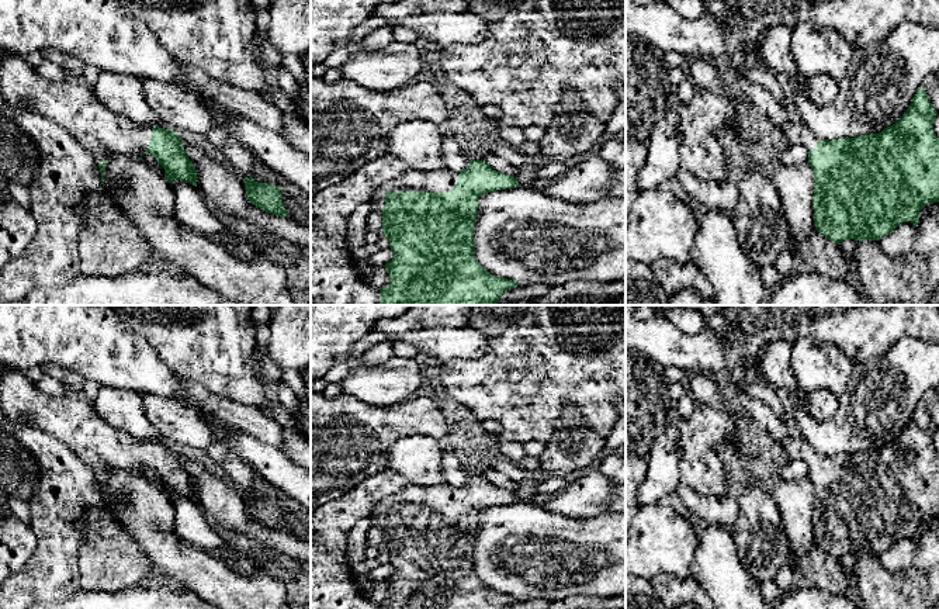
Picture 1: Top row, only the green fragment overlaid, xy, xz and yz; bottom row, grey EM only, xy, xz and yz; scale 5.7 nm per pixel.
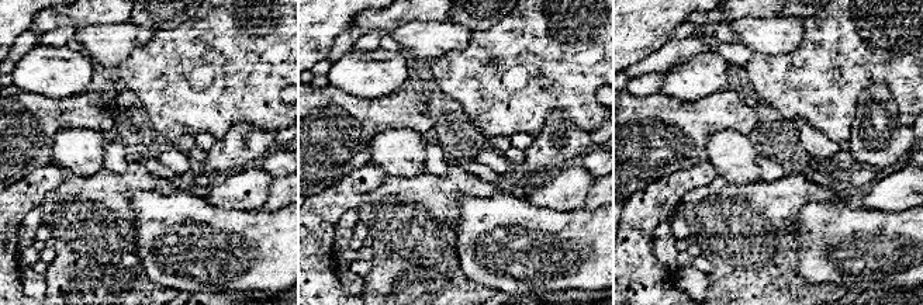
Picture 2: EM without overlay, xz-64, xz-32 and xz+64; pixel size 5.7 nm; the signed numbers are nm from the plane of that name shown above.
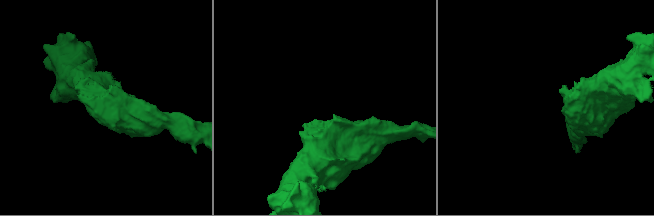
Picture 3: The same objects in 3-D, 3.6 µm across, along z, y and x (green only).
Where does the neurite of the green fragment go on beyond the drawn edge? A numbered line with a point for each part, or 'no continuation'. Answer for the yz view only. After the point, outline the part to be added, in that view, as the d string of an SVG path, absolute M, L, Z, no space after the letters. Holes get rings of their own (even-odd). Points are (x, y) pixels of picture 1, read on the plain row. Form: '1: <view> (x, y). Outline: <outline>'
1: yz (794, 445). Outline: M791 432L780 443L790 457L796 457L808 466L817 464L818 453L810 446L810 443L797 432Z

